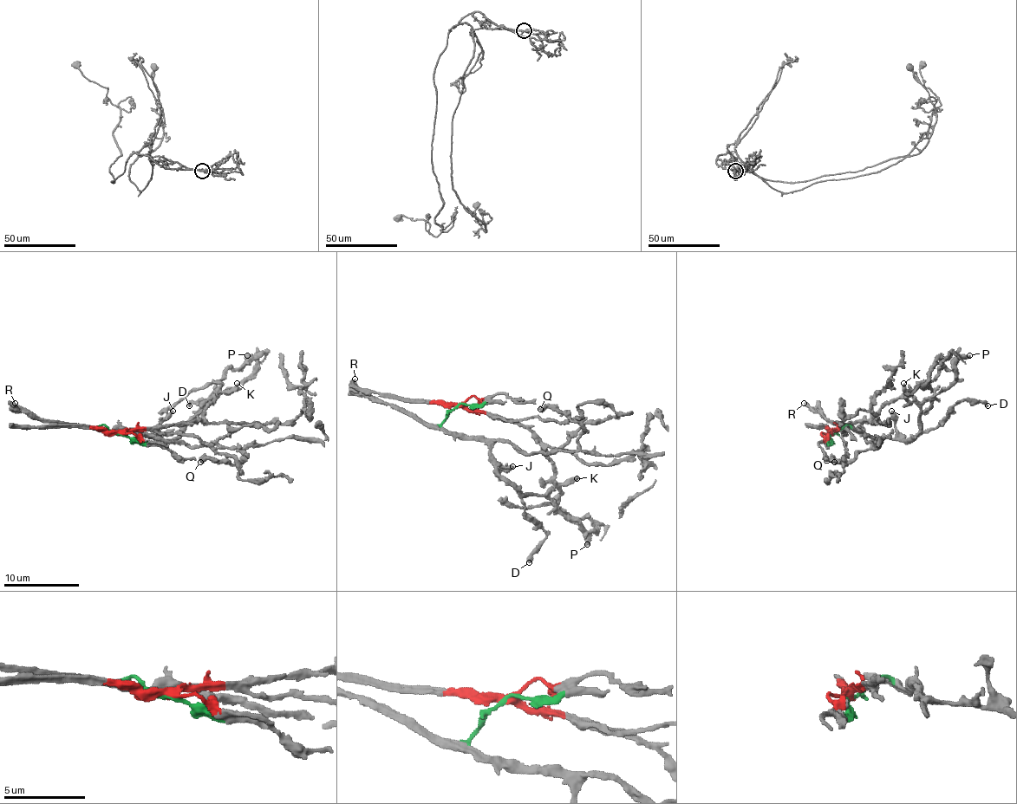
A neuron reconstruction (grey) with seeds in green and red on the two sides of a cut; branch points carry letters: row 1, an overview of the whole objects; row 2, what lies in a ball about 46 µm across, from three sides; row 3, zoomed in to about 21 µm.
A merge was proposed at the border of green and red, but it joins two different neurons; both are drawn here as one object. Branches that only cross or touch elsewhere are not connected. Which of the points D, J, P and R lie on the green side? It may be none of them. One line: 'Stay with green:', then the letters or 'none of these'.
Stay with green: D, J, R

